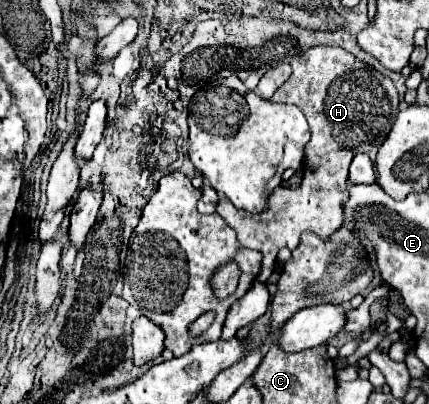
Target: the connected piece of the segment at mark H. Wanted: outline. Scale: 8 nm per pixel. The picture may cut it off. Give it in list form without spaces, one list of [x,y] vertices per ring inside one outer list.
[[[324,44],[312,46],[290,64],[290,80],[278,88],[270,100],[298,106],[310,124],[312,138],[306,144],[302,184],[295,189],[276,188],[270,196],[268,210],[260,214],[236,210],[226,198],[220,198],[216,208],[226,224],[236,230],[238,240],[264,256],[258,274],[260,282],[266,282],[272,274],[278,250],[294,250],[302,232],[310,230],[320,238],[328,238],[342,226],[344,202],[348,198],[348,166],[356,152],[370,152],[372,148],[382,146],[394,124],[394,116],[398,114],[398,90],[394,82],[344,48]]]

